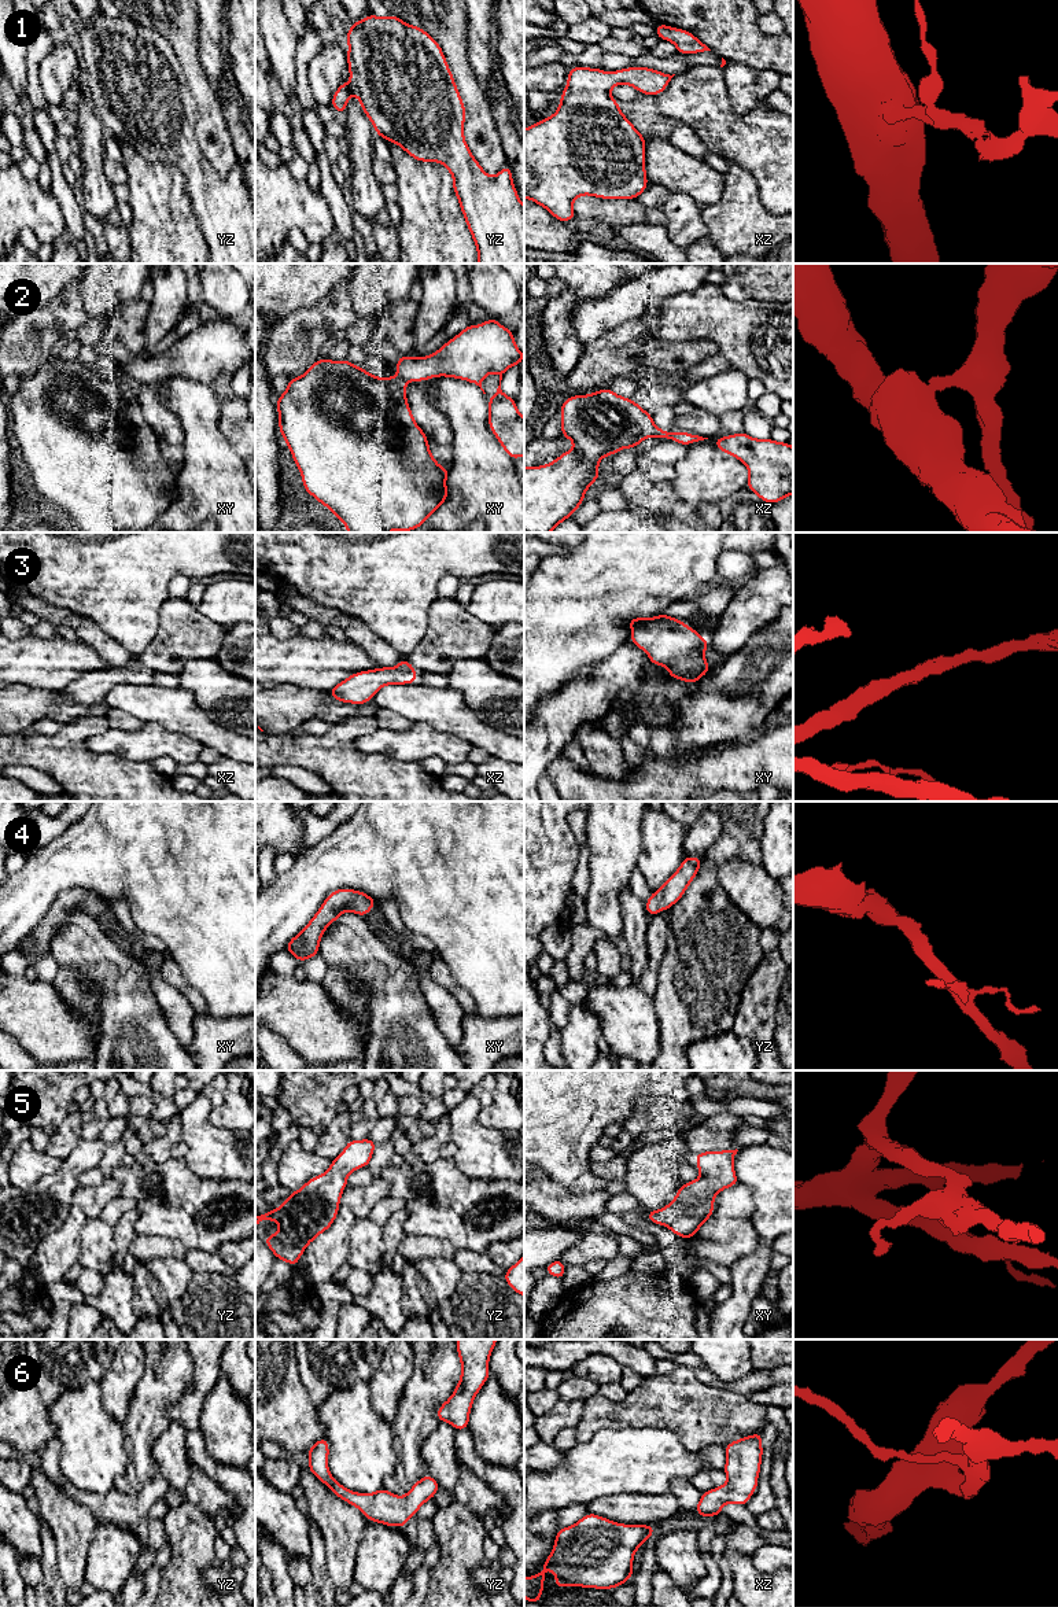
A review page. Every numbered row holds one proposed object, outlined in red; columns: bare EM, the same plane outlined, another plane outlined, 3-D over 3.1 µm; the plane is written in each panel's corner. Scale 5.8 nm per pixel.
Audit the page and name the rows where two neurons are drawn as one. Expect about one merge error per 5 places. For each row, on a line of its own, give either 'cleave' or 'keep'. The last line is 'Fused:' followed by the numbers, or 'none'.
1: keep
2: cleave
3: keep
4: keep
5: keep
6: keep
Fused: 2

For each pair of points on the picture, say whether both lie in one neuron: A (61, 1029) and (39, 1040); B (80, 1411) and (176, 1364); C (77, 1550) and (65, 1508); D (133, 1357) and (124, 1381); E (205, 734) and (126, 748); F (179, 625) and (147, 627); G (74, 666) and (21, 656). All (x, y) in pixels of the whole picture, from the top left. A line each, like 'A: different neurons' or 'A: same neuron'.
A: same neuron
B: different neurons
C: same neuron
D: same neuron
E: different neurons
F: different neurons
G: same neuron

